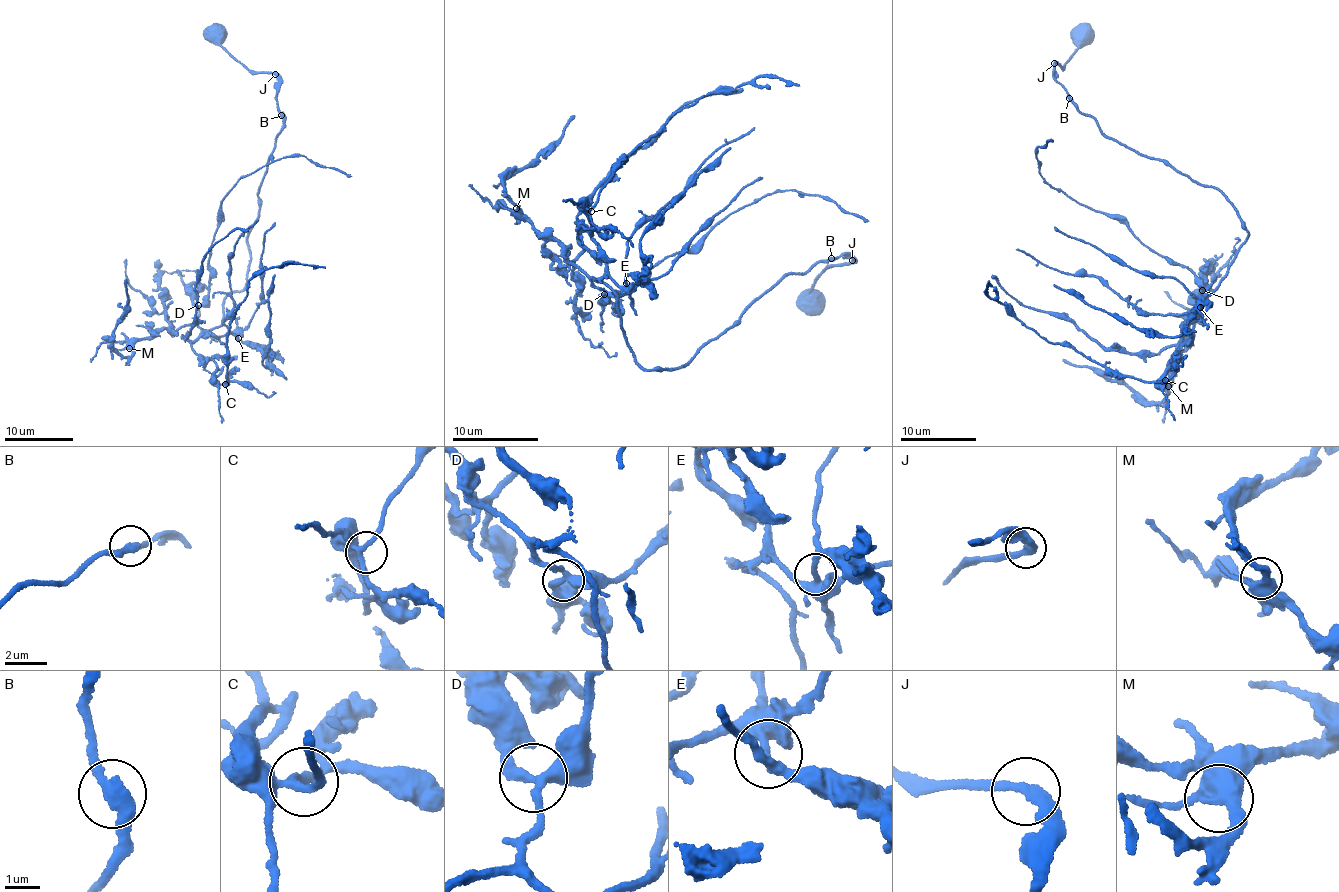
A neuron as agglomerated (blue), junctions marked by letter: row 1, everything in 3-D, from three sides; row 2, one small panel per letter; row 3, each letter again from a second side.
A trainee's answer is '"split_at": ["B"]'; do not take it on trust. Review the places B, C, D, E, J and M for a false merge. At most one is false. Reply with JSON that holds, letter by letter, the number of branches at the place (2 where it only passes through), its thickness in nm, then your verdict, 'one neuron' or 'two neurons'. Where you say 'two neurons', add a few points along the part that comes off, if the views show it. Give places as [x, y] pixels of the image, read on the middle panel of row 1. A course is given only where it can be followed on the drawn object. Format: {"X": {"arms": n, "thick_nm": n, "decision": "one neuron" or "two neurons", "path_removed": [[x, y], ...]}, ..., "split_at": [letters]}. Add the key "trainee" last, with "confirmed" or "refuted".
{"B": {"arms": 2, "thick_nm": 340, "decision": "two neurons", "path_removed": [[831, 258], [843, 254], [853, 258], [831, 265], [815, 282], [810, 290], [820, 299], [814, 310]]}, "C": {"arms": 3, "thick_nm": 220, "decision": "one neuron"}, "D": {"arms": 3, "thick_nm": 280, "decision": "one neuron"}, "E": {"arms": 2, "thick_nm": 260, "decision": "one neuron"}, "J": {"arms": 2, "thick_nm": 280, "decision": "one neuron"}, "M": {"arms": 3, "thick_nm": 400, "decision": "one neuron"}, "split_at": ["B"], "trainee": "confirmed"}

